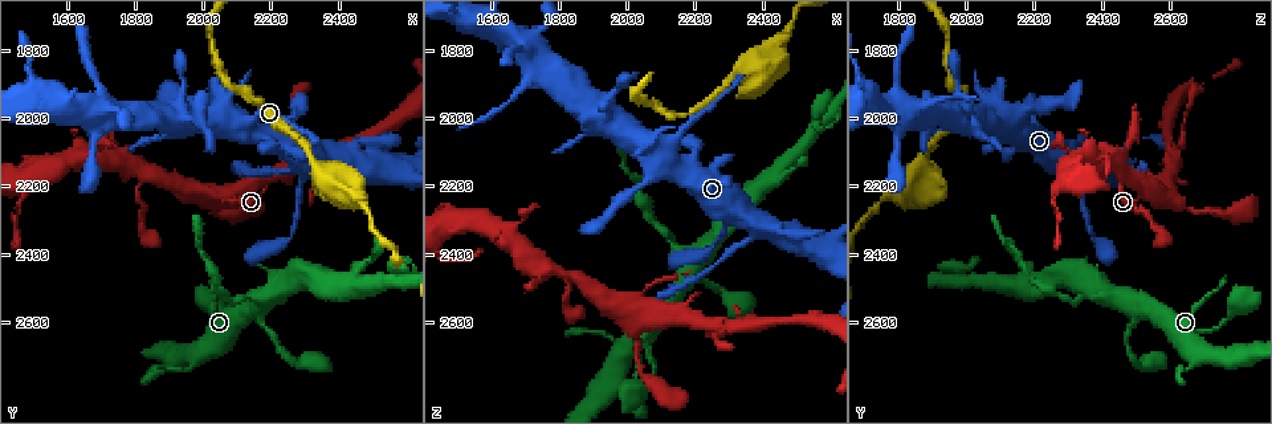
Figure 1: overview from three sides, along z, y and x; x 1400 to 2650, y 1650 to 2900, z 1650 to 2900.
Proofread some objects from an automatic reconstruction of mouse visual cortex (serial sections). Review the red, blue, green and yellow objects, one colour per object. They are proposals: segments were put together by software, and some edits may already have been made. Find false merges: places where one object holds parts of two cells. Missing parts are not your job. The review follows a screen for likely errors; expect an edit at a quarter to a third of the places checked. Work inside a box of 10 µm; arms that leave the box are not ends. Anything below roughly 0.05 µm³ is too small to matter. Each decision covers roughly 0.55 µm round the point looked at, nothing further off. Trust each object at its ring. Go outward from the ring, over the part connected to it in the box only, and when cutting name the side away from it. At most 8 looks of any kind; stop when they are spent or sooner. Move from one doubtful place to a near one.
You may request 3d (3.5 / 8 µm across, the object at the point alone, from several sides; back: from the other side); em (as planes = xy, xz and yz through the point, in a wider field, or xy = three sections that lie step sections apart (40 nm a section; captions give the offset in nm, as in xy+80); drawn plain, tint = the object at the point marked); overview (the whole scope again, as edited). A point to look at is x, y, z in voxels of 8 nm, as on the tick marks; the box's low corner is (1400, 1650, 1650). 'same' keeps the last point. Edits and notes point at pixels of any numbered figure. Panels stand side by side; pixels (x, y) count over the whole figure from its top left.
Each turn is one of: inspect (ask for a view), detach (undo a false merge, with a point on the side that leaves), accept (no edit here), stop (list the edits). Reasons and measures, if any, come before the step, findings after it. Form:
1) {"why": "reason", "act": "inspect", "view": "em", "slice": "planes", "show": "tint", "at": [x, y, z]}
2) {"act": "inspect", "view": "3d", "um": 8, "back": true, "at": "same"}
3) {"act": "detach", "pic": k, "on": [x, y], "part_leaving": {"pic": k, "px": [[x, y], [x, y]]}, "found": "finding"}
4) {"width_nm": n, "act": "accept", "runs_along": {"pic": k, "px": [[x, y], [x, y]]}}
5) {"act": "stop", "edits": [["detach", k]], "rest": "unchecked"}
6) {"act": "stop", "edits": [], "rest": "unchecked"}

{"why": "arms part here", "act": "inspect", "view": "3d", "um": 3.5, "at": [2040, 2230, 2540]}

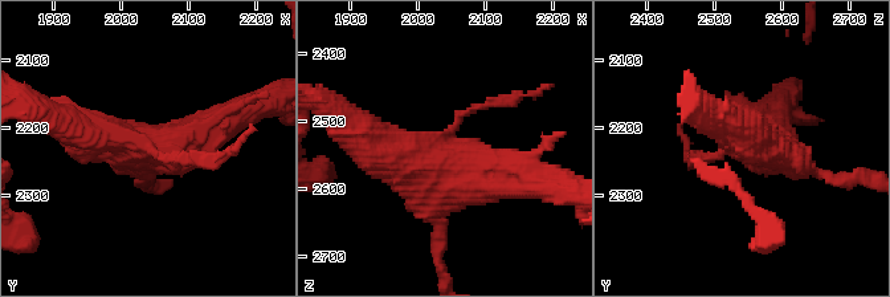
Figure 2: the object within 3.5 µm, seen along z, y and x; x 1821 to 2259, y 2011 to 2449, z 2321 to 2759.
{"why": "now the EM", "act": "inspect", "view": "em", "slice": "xy", "step": 5, "show": "tint", "at": [2030, 2230, 2545]}

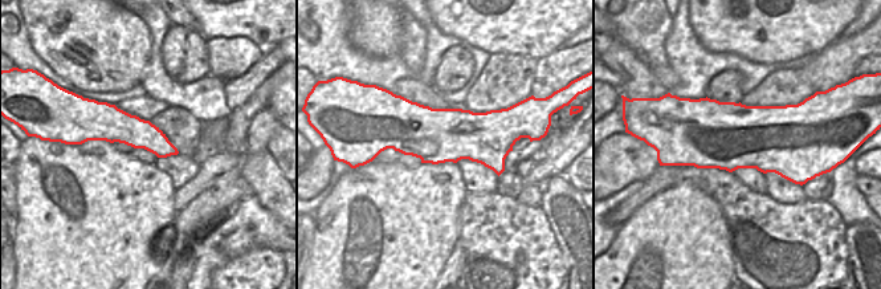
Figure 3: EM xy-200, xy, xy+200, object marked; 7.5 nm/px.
{"act": "inspect", "view": "em", "slice": "xy", "step": 2, "show": "tint", "at": "same"}

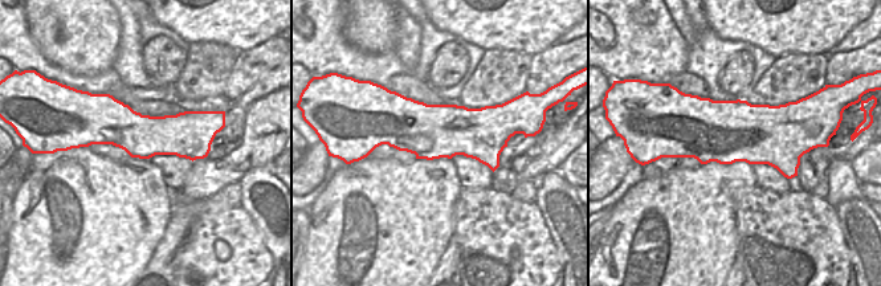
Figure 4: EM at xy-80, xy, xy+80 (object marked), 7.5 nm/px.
{"act": "accept", "runs_along": {"pic": 2, "px": [[505, 98], [472, 109], [420, 163], [367, 139]]}, "found": "continuous, no second cell"}

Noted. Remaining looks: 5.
{"why": "thick turns thin", "act": "inspect", "view": "3d", "um": 3.5, "at": [2290, 2150, 2300]}

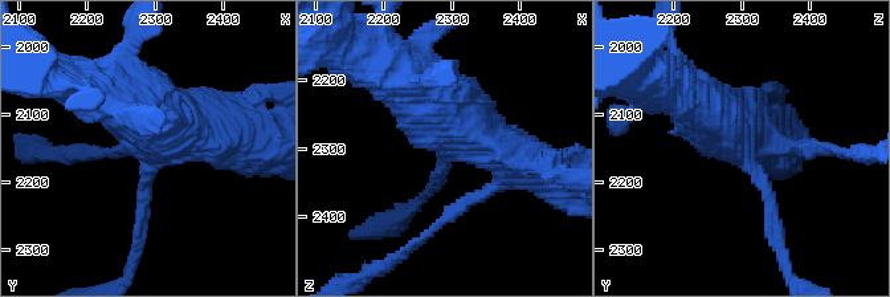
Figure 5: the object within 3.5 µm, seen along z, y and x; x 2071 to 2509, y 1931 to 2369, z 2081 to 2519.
{"why": "shape alone is not enough", "act": "inspect", "view": "em", "slice": "planes", "show": "tint", "at": [2300, 2150, 2300]}

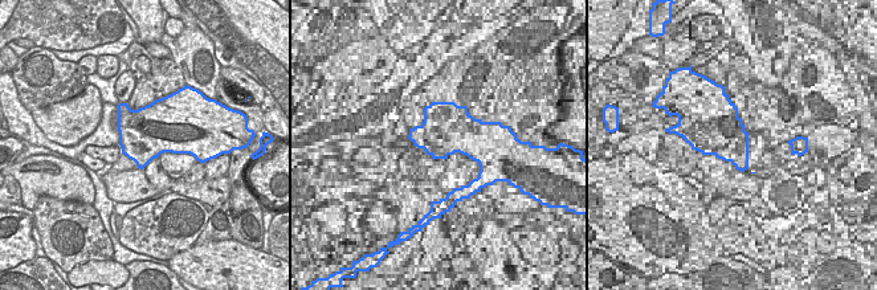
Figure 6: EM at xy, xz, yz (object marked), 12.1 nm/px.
{"act": "accept", "runs_along": {"pic": 5, "px": [[417, 85], [510, 159], [547, 170]]}, "found": "one cell here"}

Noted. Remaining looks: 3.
{"why": "a fork", "act": "inspect", "view": "3d", "um": 3.5, "at": [2170, 2520, 2400]}

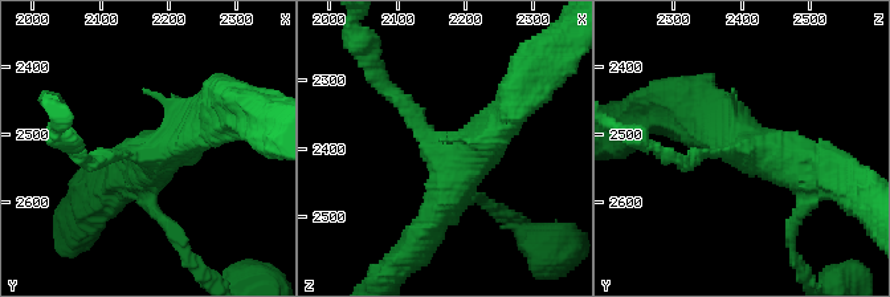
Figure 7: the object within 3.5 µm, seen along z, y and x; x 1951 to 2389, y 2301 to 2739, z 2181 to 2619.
{"arms": 3, "arm_widths_nm": [200, 400, 450], "why": "need the tissue", "act": "inspect", "view": "em", "slice": "planes", "show": "tint", "at": [2170, 2525, 2395]}

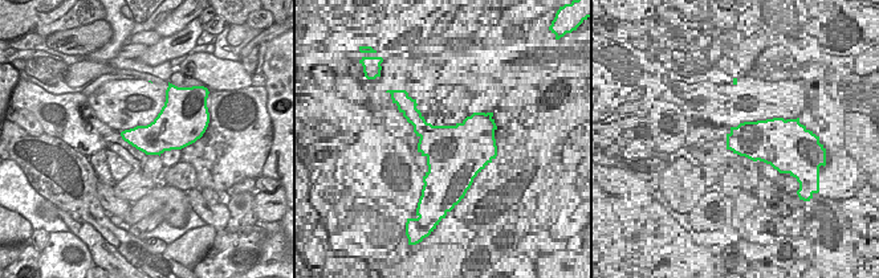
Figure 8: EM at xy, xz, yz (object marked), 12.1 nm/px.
{"why": "cut it another way", "act": "inspect", "view": "em", "slice": "xy", "step": 3, "show": "tint", "at": "same"}

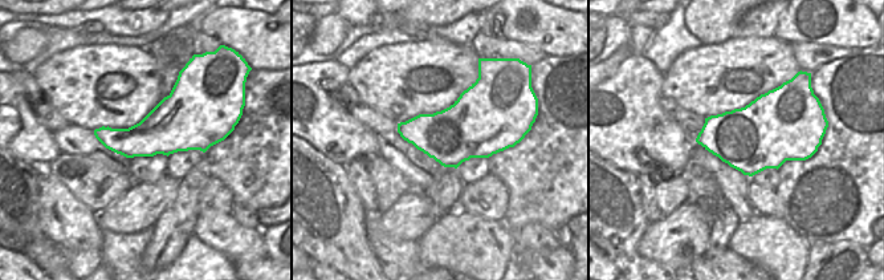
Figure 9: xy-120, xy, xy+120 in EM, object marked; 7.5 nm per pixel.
{"act": "detach", "pic": 7, "on": [397, 98], "part_leaving": {"pic": 7, "px": [[429, 133], [380, 85], [360, 44]]}, "found": "a second cell is stuck on"}

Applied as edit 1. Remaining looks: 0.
{"act": "stop", "edits": [["detach", 7]], "rest": "unchecked"}

